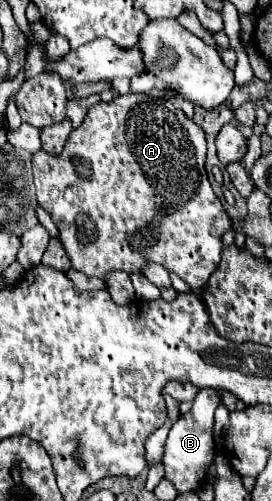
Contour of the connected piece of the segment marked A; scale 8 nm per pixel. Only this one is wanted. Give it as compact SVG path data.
M127 94L127 96L115 96L109 104L107 102L99 102L93 108L89 108L85 122L81 124L81 128L73 130L63 152L59 156L51 156L43 150L33 154L33 180L35 180L35 188L37 188L37 202L51 214L57 230L59 230L59 240L67 252L67 258L71 260L71 268L83 272L85 276L95 276L107 282L109 274L115 270L123 270L127 274L135 274L141 272L141 268L147 262L155 262L161 264L165 270L177 274L181 280L185 280L193 292L203 294L209 276L215 272L219 260L221 260L221 250L223 250L223 234L229 232L231 226L231 218L225 212L221 200L215 196L209 178L207 178L207 170L205 170L205 154L207 154L207 142L205 142L205 132L193 124L191 118L187 118L183 114L181 108L177 108L177 104L173 104L171 100L165 98L151 98L147 94Z

